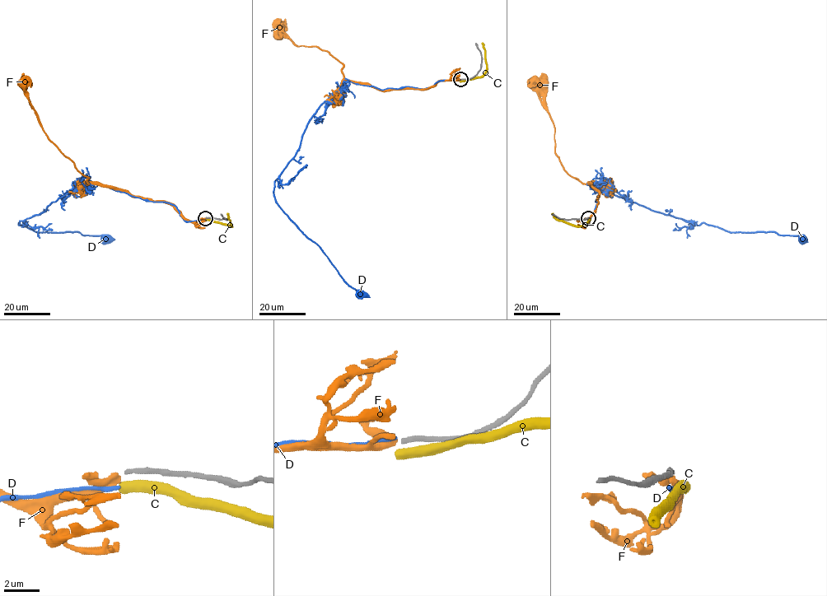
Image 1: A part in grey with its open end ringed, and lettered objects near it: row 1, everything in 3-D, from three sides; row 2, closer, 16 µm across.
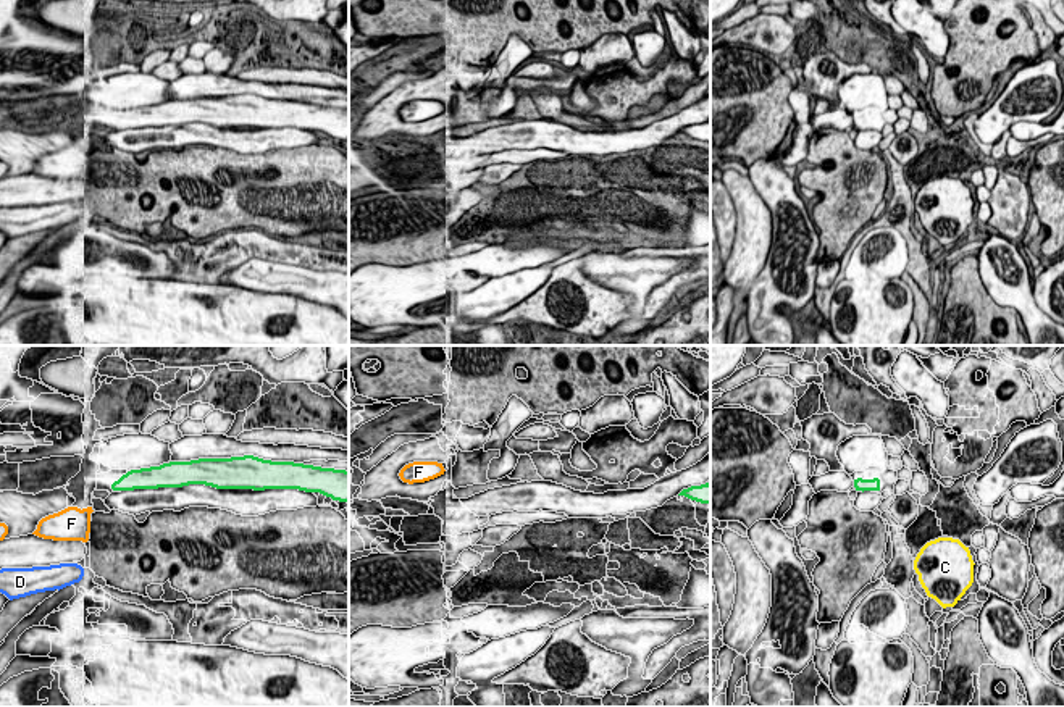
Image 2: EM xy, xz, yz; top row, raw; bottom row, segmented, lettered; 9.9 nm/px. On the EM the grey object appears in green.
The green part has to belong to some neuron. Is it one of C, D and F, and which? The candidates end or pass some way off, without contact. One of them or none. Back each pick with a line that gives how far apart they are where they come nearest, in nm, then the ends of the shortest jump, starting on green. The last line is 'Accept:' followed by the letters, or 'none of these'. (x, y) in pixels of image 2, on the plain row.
Accept: none of these

